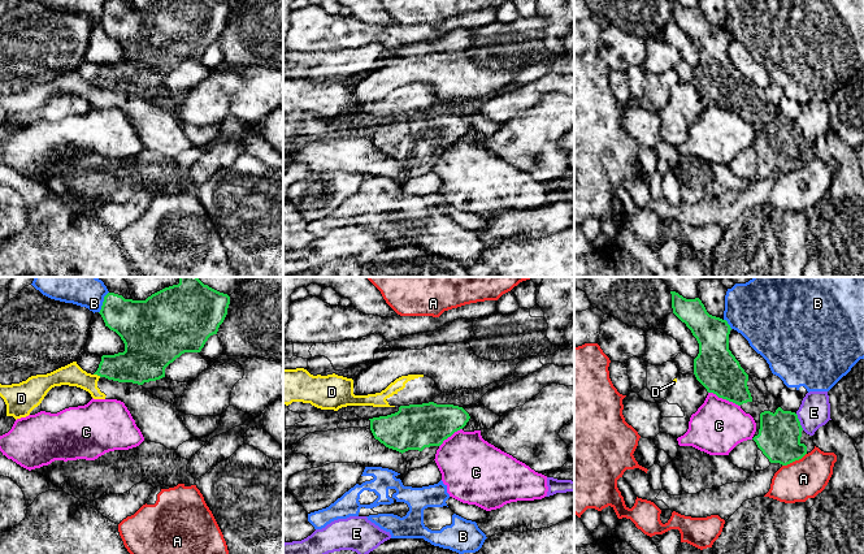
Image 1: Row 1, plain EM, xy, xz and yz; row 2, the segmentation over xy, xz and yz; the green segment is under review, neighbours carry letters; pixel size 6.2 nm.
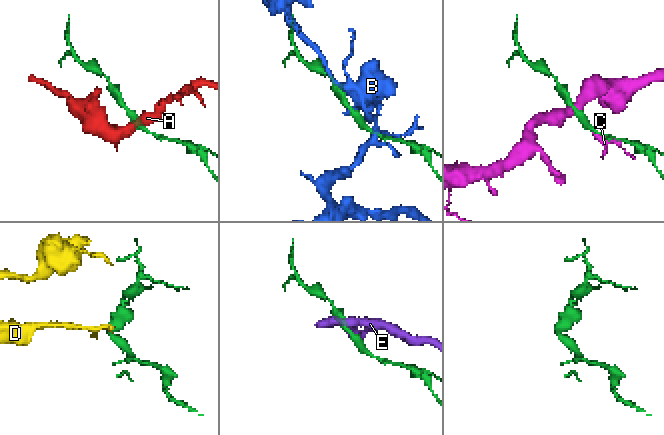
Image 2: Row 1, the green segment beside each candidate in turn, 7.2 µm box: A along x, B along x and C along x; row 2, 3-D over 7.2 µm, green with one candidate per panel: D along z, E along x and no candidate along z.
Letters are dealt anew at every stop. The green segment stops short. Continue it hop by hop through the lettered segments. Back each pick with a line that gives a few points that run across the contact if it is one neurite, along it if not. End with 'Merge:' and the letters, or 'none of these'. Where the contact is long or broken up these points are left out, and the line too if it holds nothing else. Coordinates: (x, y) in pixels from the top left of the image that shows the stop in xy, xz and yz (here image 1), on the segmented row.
Merge: none of these

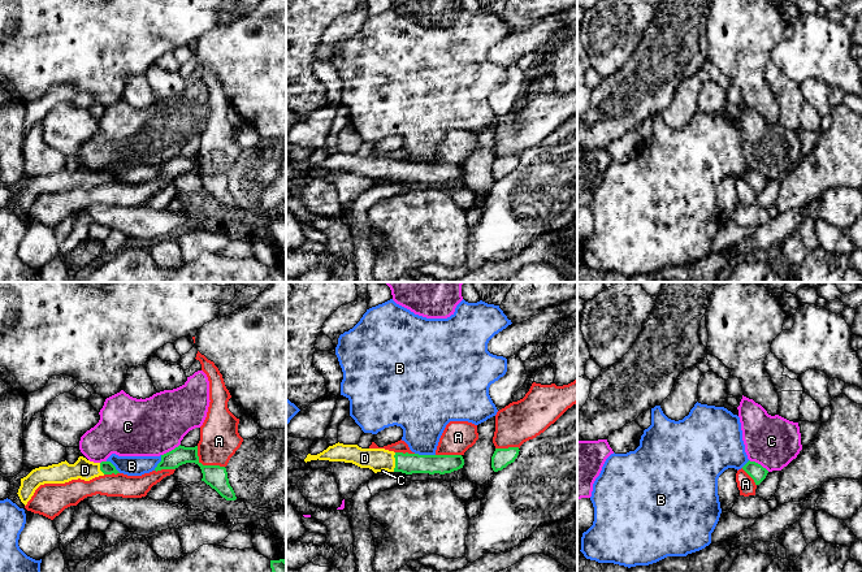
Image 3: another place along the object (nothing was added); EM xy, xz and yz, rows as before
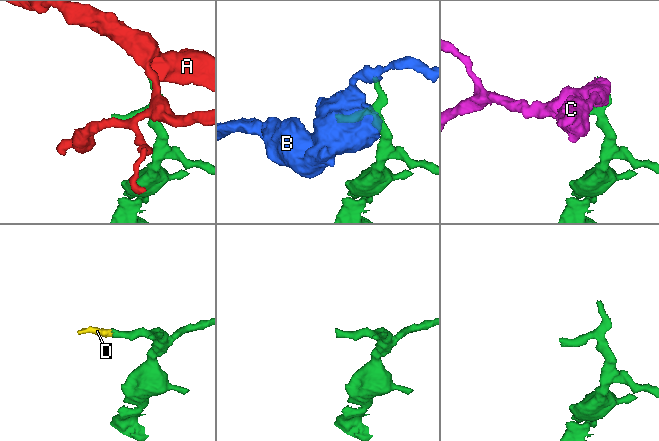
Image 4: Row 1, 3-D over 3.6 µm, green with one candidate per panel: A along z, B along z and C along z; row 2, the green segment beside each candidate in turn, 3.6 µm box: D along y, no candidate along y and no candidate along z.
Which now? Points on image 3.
D: xz (406, 463), (395, 462), (377, 459)
Merge: D

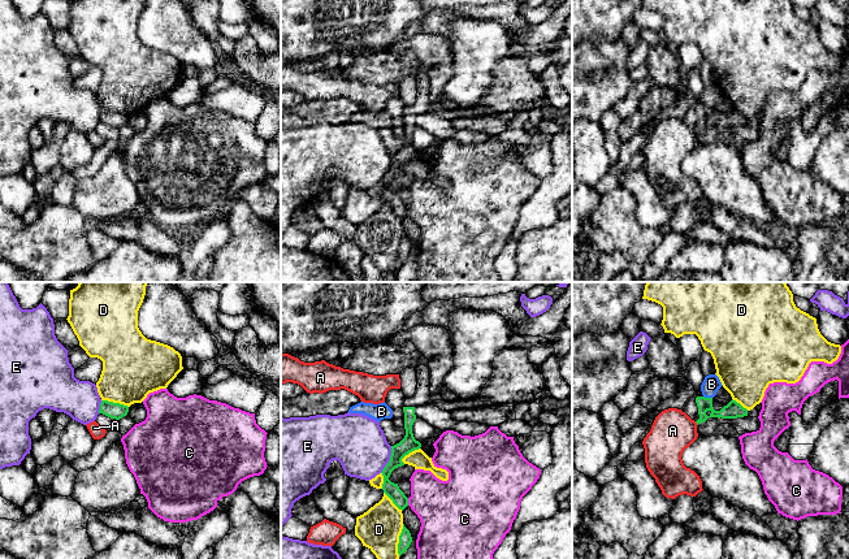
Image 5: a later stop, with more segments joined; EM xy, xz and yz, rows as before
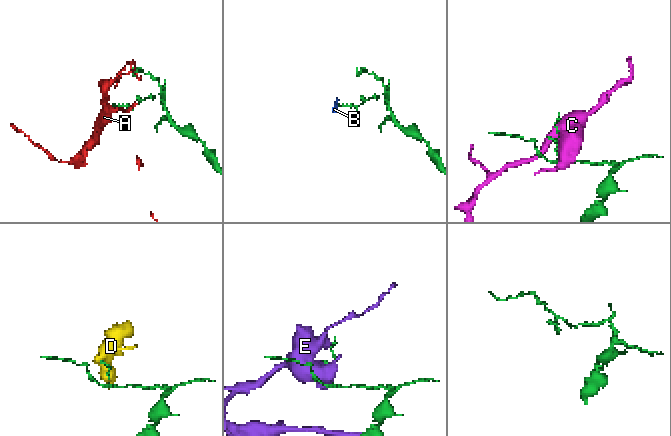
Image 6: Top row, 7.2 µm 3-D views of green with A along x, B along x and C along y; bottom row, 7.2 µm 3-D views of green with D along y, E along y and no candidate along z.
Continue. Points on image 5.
Merge: none of these

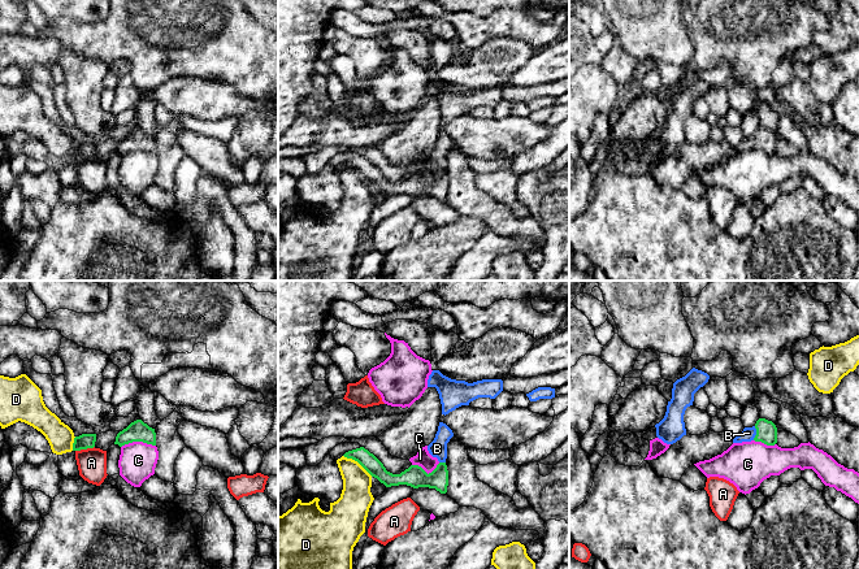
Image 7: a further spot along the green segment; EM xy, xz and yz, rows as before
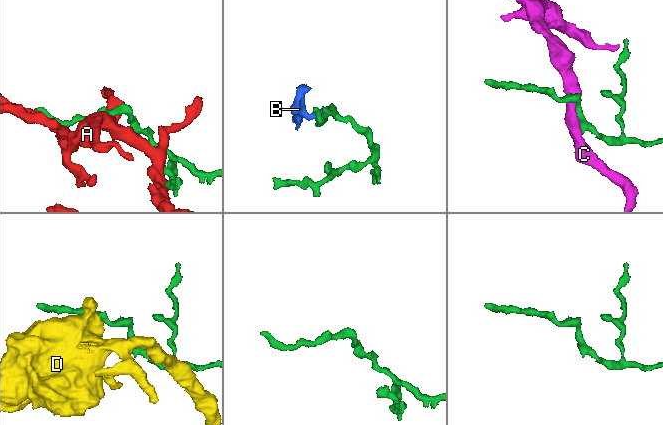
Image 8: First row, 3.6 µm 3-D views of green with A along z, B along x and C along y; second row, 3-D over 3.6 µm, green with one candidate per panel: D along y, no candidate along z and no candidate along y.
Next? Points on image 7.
B: yz (766, 430), (756, 433), (749, 433)
Merge: B

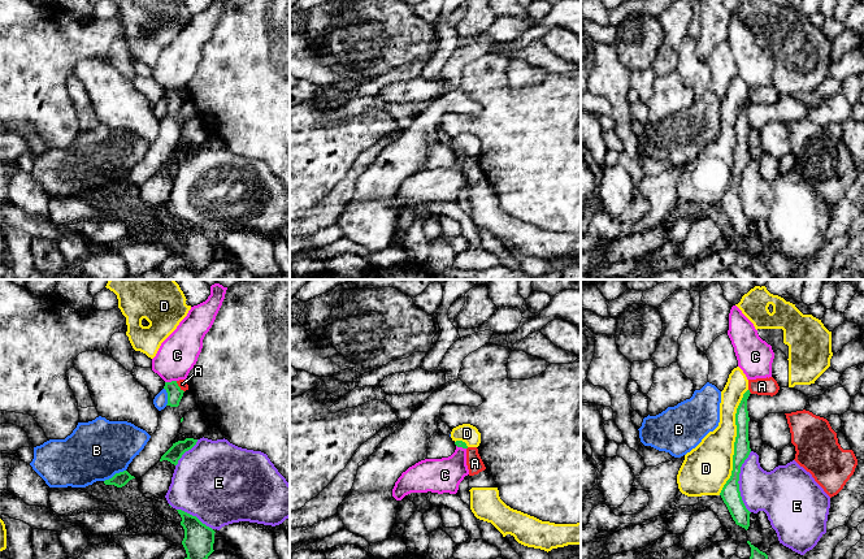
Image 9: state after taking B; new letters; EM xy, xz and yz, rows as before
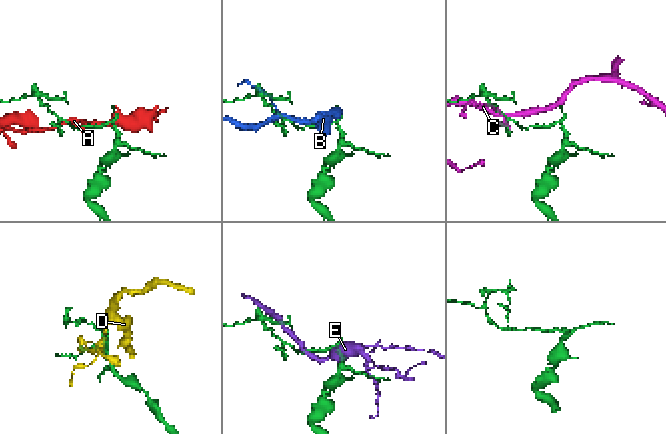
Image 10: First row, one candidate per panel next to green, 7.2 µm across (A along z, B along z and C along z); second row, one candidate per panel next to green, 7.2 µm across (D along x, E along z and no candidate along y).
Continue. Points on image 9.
Merge: none of these

